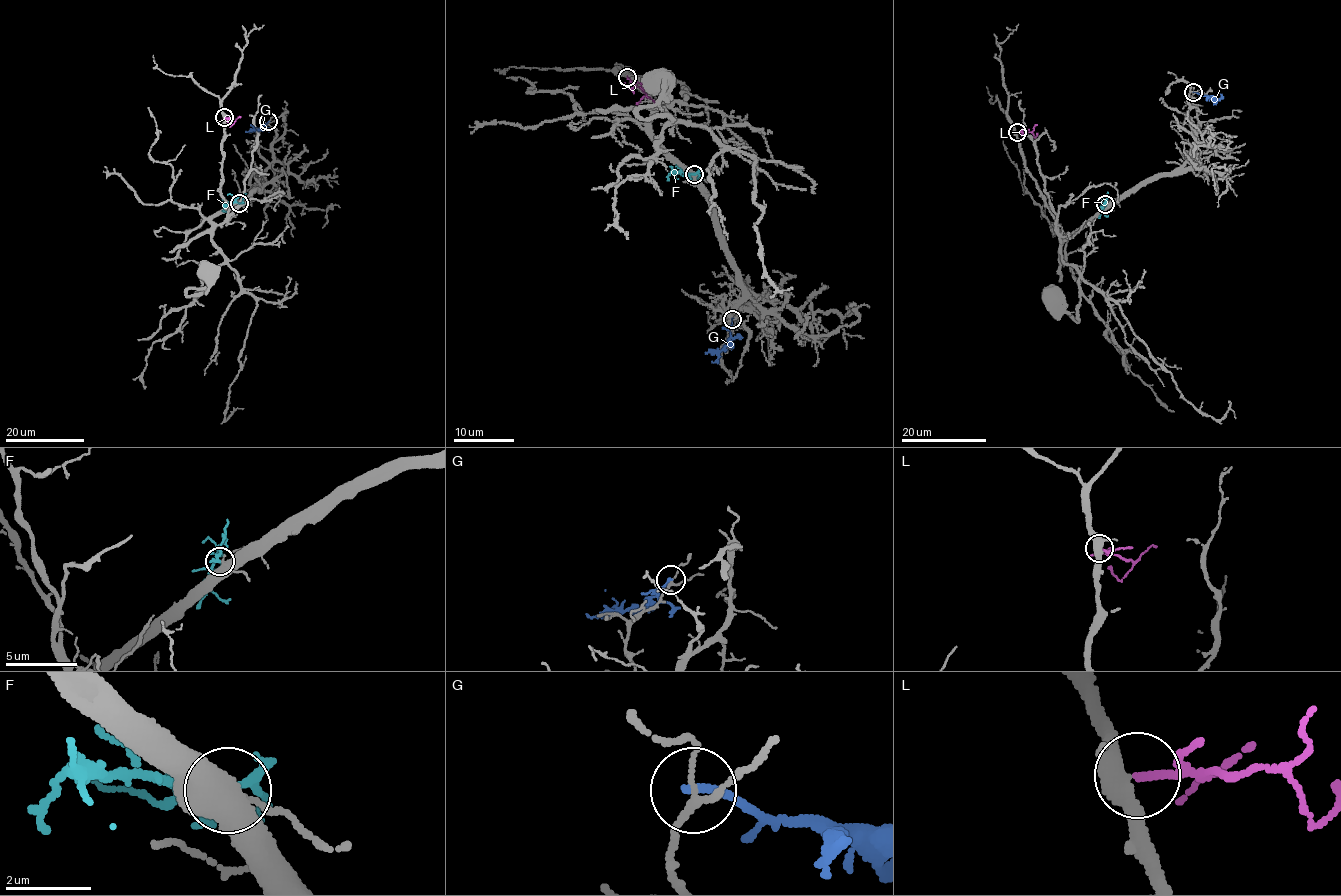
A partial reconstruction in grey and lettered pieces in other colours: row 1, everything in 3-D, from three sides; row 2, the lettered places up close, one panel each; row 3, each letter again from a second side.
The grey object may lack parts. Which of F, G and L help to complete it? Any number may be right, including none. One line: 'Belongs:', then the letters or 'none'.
Belongs: L

